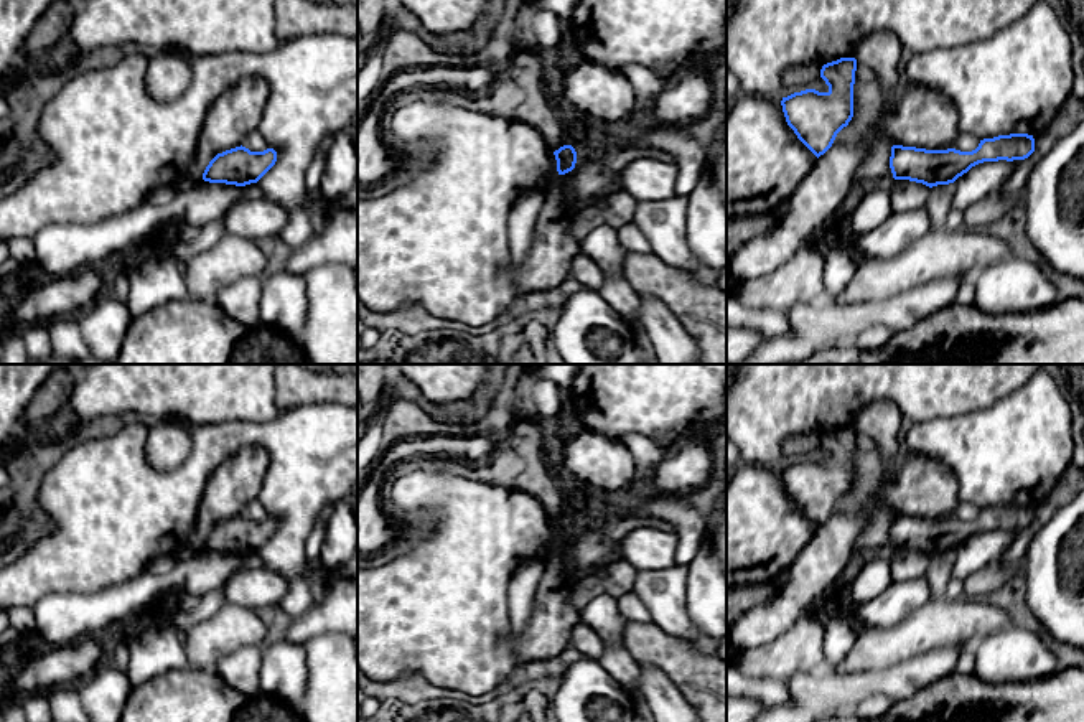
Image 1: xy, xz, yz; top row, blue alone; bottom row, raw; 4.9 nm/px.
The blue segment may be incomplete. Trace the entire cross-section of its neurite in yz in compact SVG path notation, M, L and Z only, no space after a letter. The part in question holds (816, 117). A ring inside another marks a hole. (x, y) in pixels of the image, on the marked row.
M855 58L827 63L820 69L827 92L806 89L781 101L787 125L817 158L832 147L837 134L853 117L855 71Z

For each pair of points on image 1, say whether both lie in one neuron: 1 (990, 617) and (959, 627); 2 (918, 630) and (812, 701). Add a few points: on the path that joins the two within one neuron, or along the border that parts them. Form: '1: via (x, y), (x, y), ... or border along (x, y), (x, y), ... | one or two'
1: via (982, 618), (967, 620) | one
2: border along (893, 665), (852, 673), (822, 670) | two

